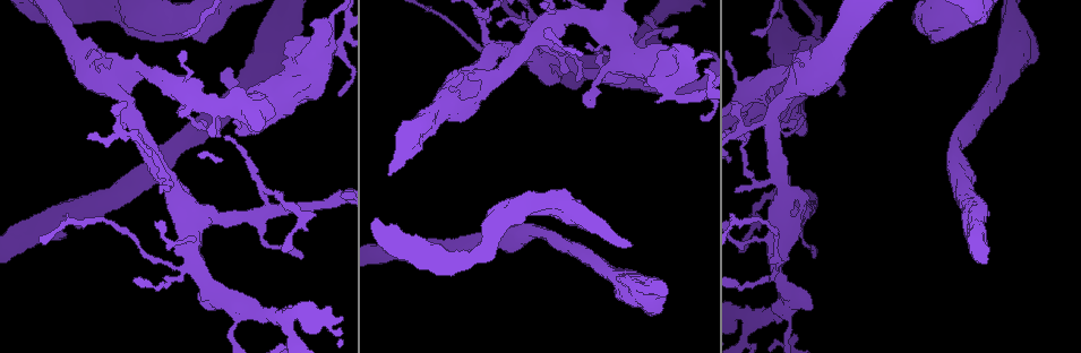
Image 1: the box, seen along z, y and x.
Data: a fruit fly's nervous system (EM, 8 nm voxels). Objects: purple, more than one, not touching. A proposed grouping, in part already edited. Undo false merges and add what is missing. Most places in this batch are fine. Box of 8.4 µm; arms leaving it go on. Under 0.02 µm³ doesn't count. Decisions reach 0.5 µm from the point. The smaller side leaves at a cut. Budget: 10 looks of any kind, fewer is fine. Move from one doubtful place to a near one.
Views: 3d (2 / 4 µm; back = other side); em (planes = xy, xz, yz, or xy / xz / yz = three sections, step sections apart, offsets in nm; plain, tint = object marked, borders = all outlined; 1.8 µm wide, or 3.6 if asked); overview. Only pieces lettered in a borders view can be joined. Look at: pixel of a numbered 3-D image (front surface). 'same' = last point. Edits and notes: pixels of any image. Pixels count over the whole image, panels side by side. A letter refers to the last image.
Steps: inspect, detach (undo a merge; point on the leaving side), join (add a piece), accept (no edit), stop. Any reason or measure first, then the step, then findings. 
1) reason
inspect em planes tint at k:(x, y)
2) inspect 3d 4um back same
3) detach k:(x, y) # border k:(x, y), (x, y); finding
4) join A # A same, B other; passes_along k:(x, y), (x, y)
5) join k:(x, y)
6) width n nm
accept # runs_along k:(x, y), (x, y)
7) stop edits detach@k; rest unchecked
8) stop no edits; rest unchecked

thick turns thin
inspect em 3.6um planes tint at 1:(764, 99)

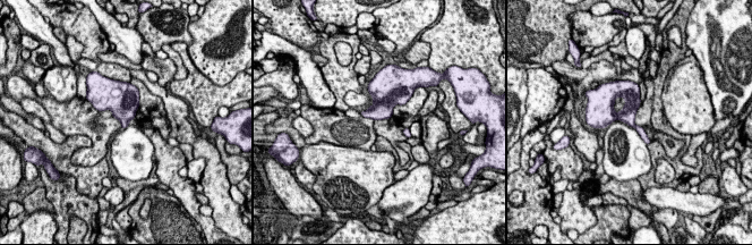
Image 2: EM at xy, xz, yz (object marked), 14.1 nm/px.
what lies round it
inspect em 3.6um planes borders same

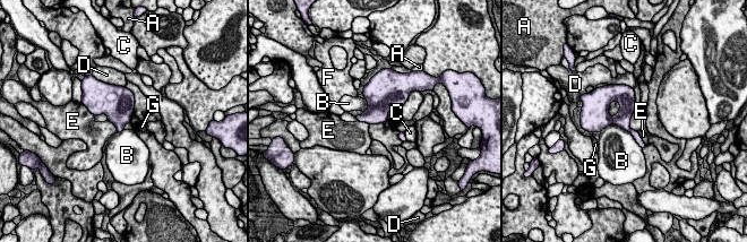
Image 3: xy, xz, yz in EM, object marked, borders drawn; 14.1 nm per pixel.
accept # A other, B other, C other, D other, E other, F other, G other; border 3:(637, 131), (646, 145); all the same cell

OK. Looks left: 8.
inspect em planes borders at 1:(173, 40)

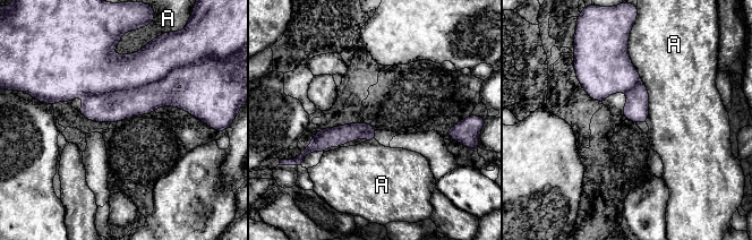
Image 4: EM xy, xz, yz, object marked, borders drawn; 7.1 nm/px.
accept # A other; border 4:(627, 44), (648, 92), (647, 122); none of them fits

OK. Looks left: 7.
inspect 3d 2um at 1:(777, 47)

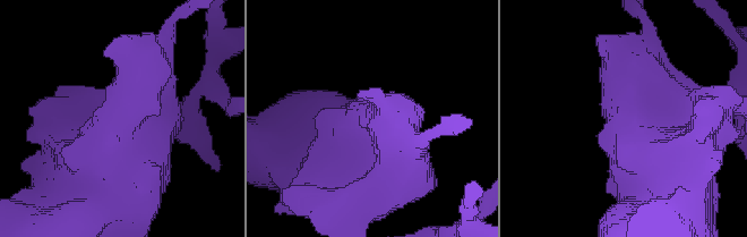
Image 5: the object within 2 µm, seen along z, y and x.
inspect em planes tint at 5:(628, 115)

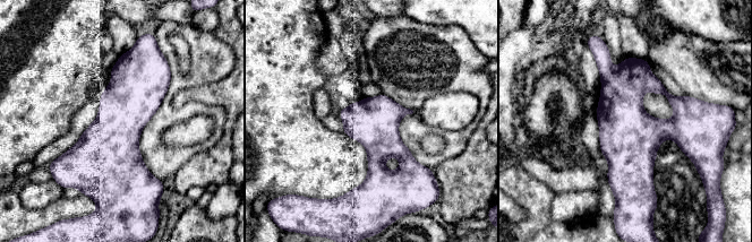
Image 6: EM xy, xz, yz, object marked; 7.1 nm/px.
what lies round it
inspect em planes borders same

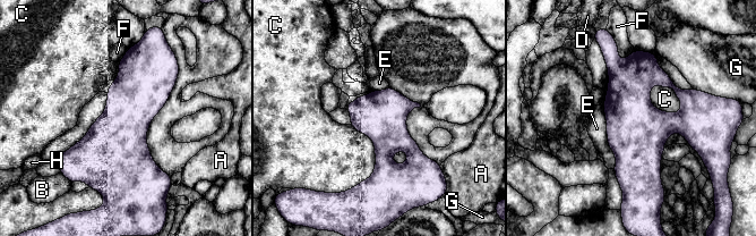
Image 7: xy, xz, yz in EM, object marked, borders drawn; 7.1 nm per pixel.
accept # A other, B other, C other, D other, E other, F other, G other, H other; border 7:(652, 83), (673, 91), (679, 112); all the same cell

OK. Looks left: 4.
thick turns thin
inspect em xy step 4 borders at 1:(195, 259)

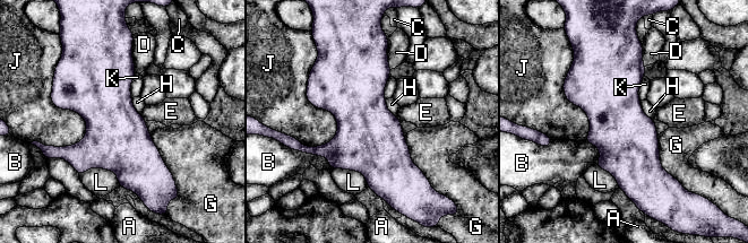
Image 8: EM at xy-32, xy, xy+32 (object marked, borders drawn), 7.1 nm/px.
accept # A other, B other, C other, D other, E other, G other, H other, J other, K other, L other; border 8:(299, 150), (326, 156), (330, 168); continuous, no second cell

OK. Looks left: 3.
stop no edits; rest unchecked

